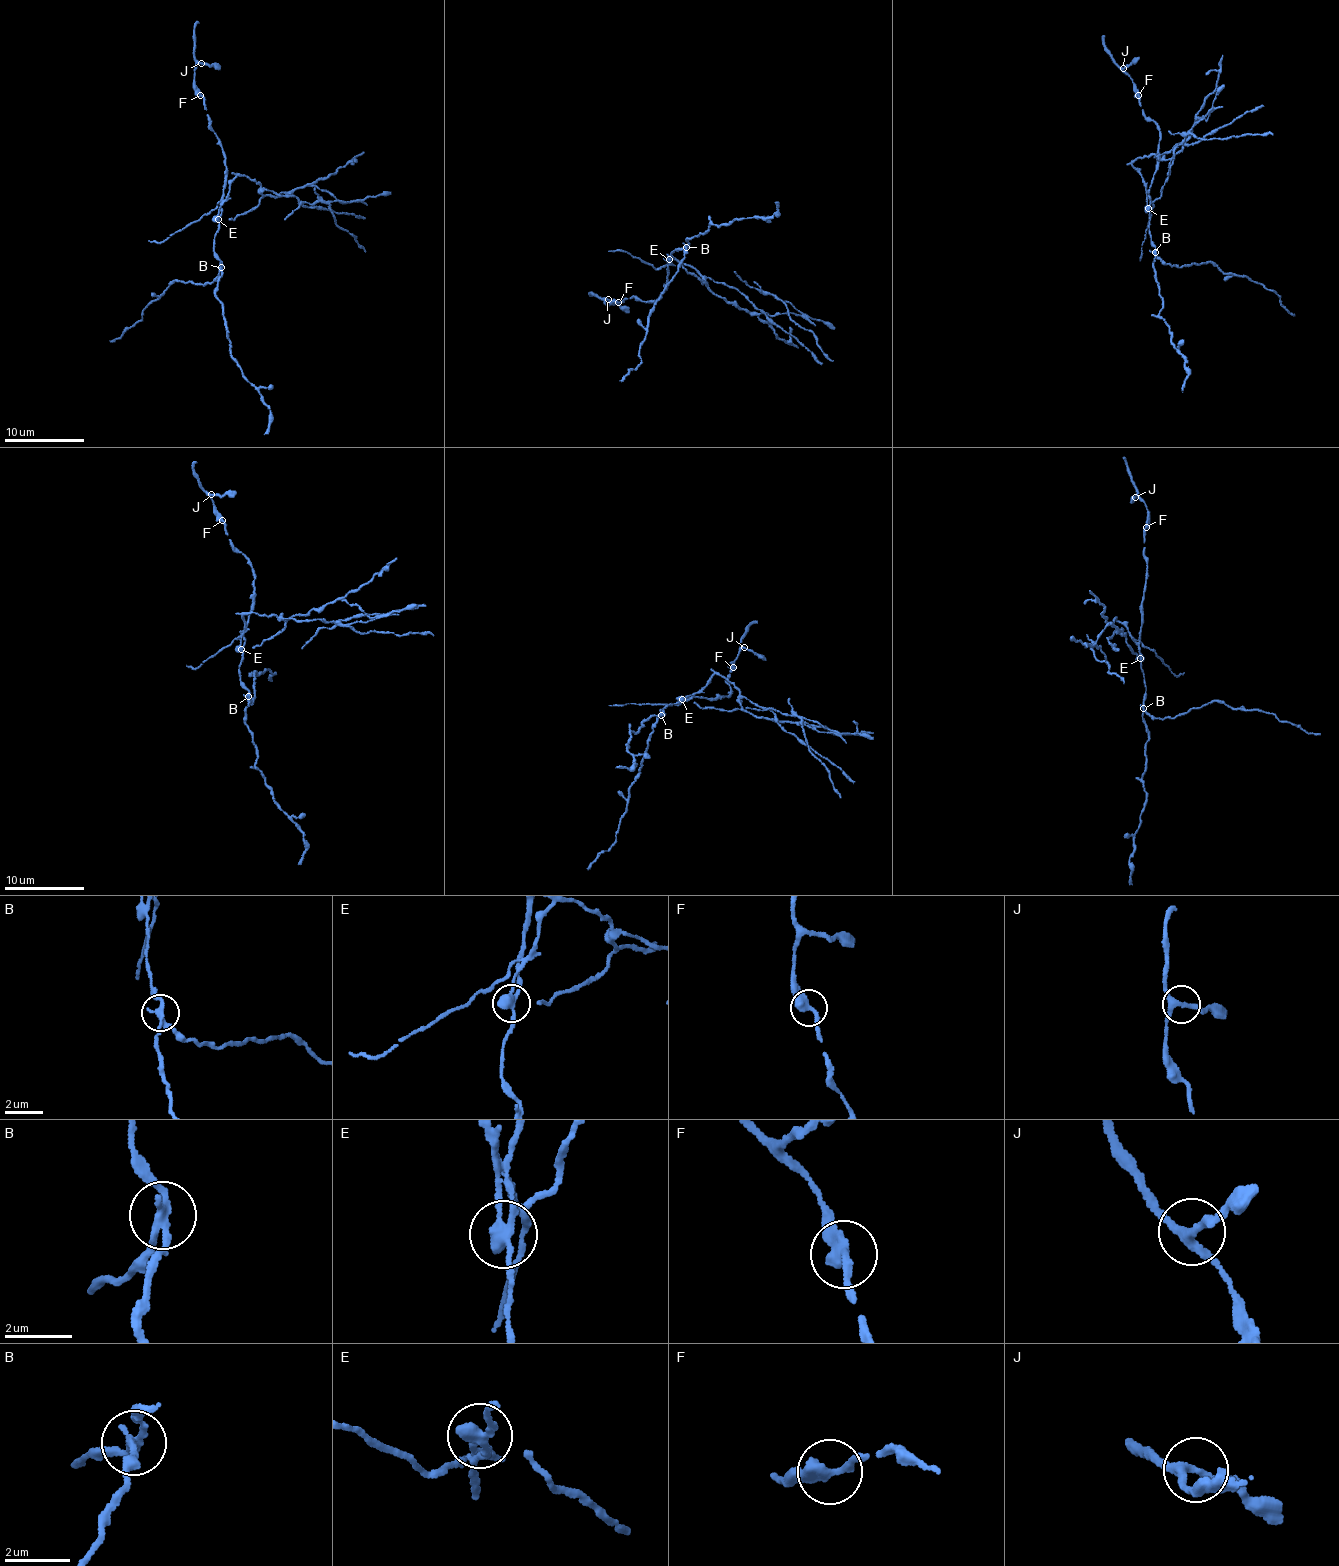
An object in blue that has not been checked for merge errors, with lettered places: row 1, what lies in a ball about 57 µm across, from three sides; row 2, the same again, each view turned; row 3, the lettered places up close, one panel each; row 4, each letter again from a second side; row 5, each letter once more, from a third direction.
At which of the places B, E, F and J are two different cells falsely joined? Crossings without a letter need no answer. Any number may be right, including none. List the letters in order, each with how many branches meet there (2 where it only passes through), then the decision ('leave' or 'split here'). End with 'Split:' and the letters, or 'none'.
B: 3 branches meet; split here
E: 2 branches meet; split here
F: 2 branches meet; leave
J: 3 branches meet; leave
Split: B, E

